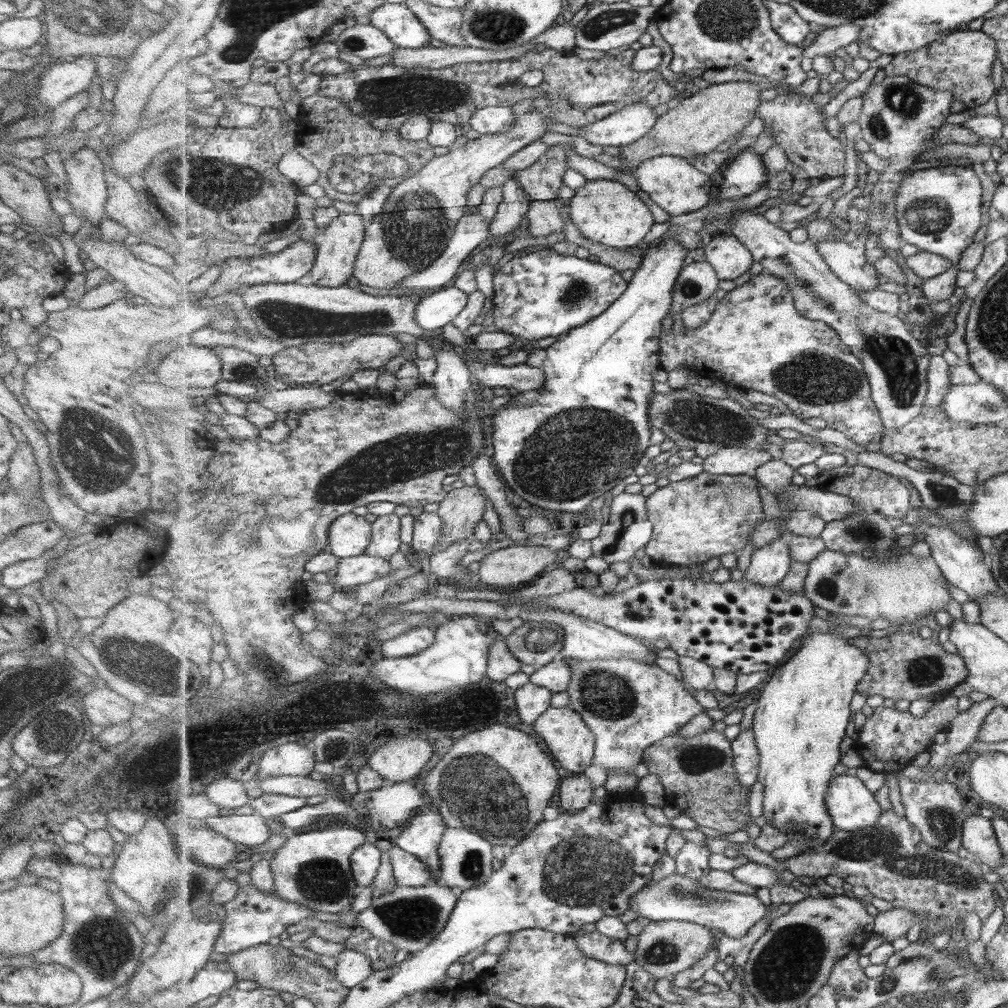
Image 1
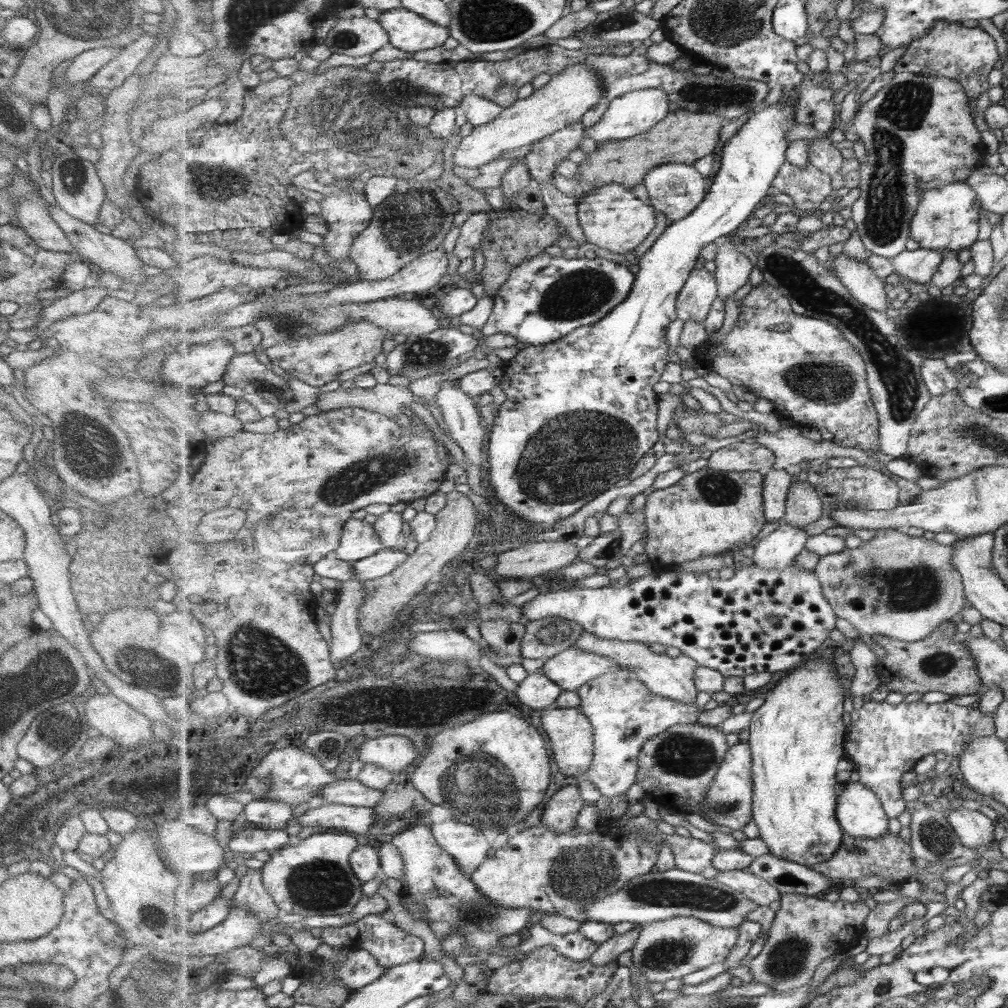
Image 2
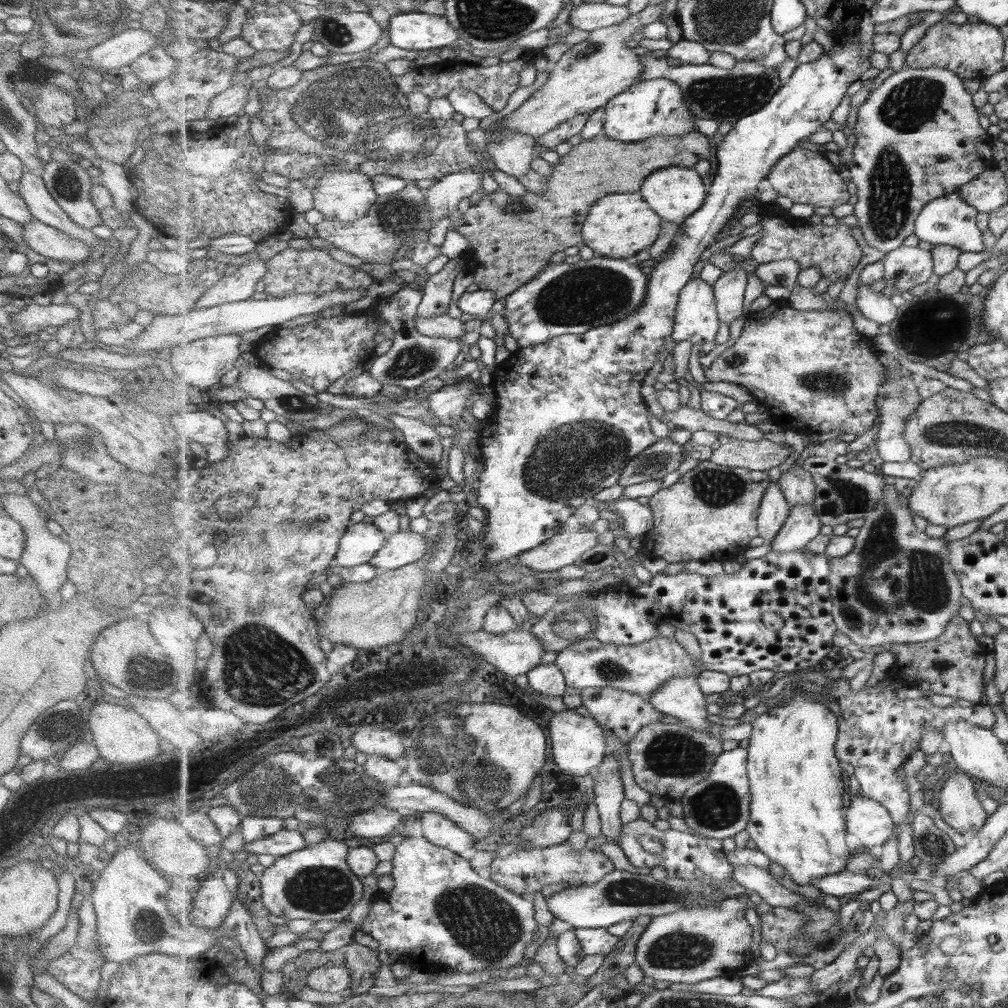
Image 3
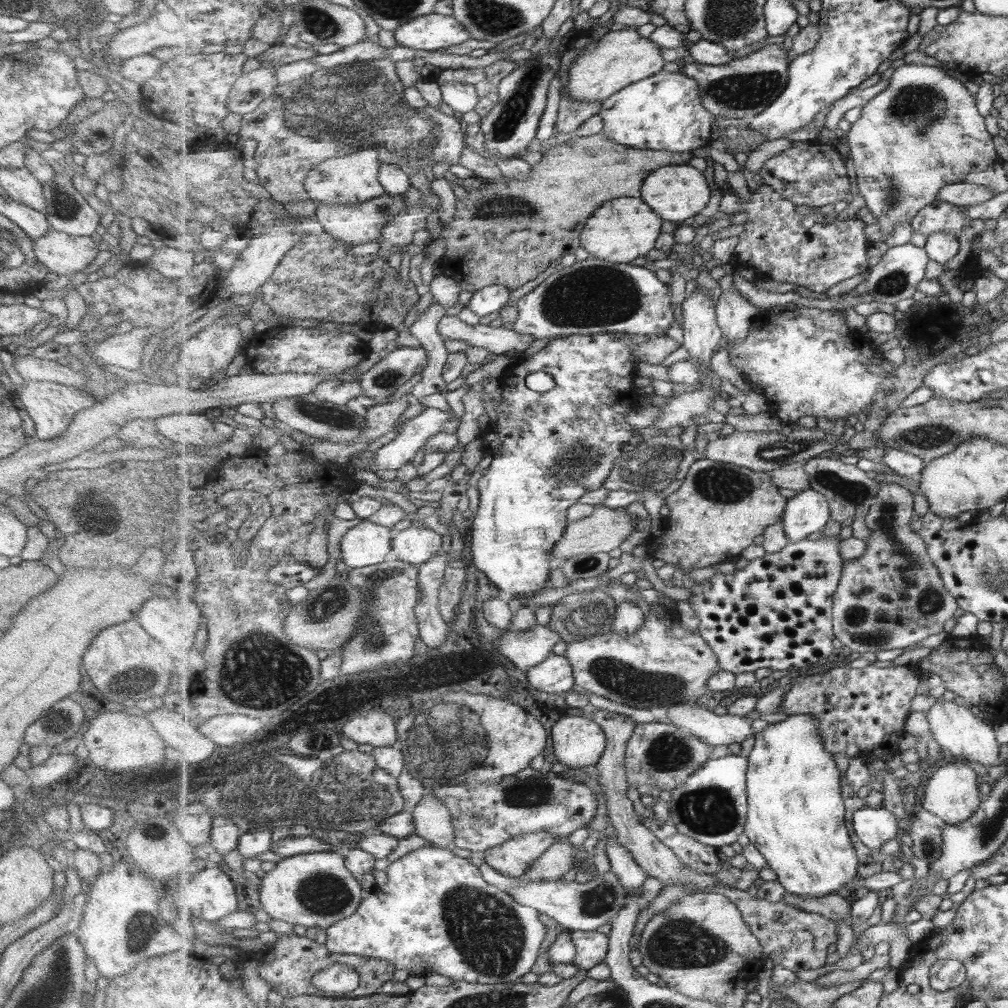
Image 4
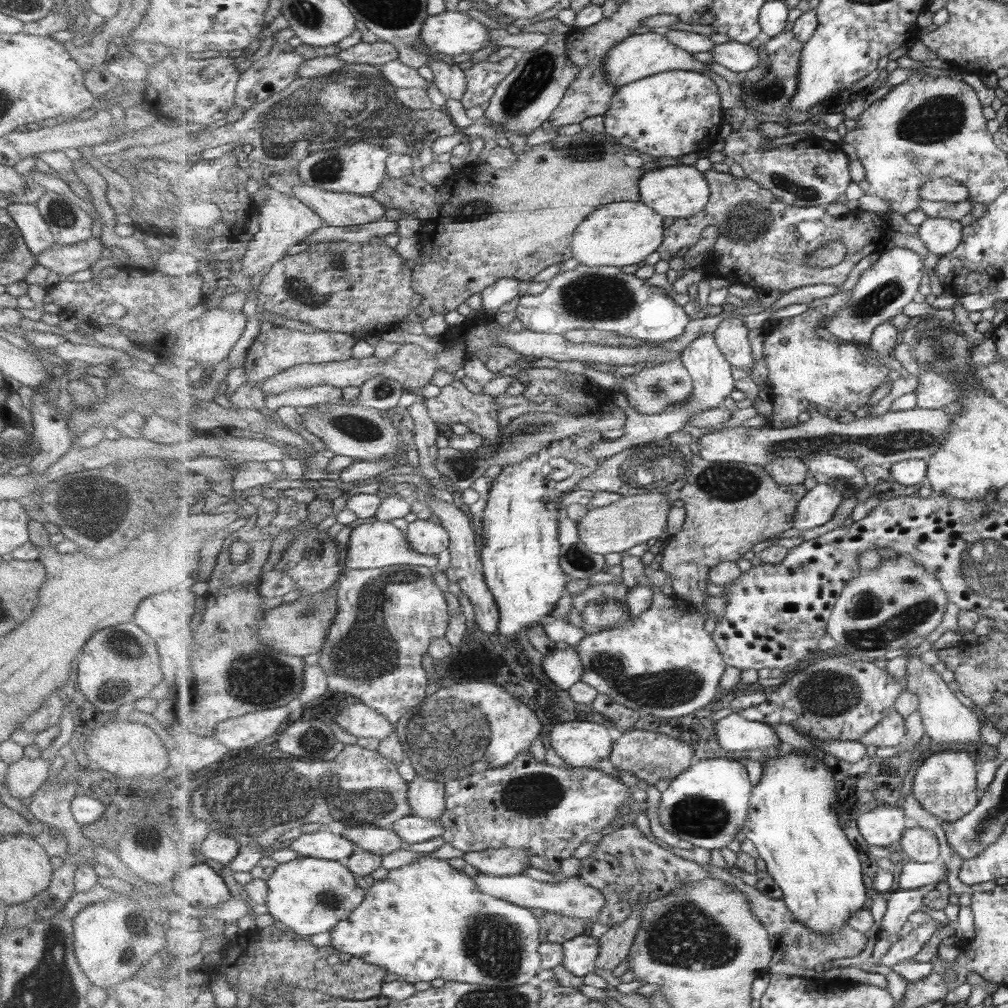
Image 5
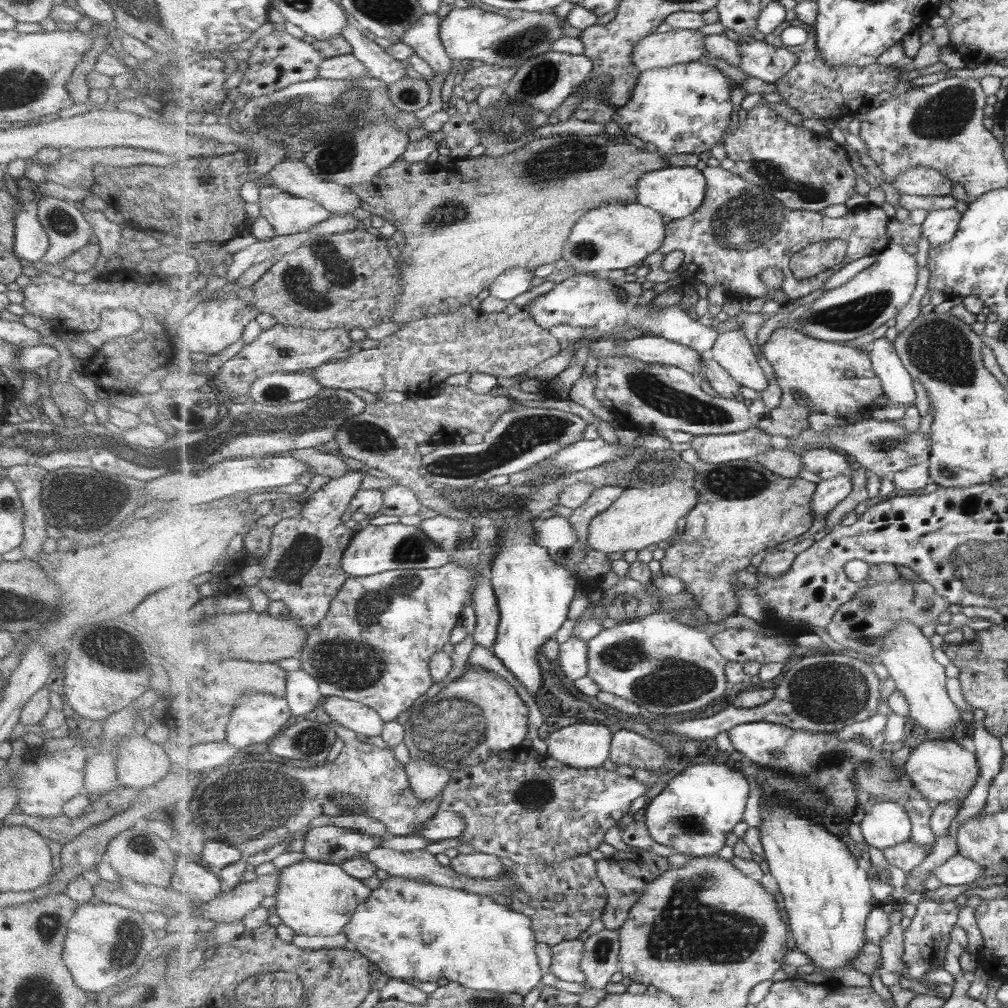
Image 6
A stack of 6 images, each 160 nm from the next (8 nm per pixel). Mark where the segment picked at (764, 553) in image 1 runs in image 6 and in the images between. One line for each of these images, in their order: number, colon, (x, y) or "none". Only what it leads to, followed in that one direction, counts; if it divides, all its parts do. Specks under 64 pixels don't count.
2: (779, 550)
3: (803, 526)
4: (809, 511)
5: (818, 507)
6: (830, 493)

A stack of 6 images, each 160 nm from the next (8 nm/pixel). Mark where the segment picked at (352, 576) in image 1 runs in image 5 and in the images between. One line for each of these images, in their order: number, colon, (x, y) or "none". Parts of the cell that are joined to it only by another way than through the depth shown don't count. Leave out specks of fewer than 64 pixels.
2: (387, 561)
3: (401, 549)
4: (415, 545)
5: (426, 538)

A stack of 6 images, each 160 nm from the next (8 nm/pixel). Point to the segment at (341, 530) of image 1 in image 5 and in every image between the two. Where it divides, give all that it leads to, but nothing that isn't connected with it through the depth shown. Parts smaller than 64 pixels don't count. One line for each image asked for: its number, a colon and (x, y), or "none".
2: (359, 539)
3: (362, 542)
4: (366, 544)
5: (380, 544)

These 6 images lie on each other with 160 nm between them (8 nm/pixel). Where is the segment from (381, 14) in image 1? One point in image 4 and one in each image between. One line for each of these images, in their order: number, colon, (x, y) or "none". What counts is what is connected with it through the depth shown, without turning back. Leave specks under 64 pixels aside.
2: (410, 32)
3: (417, 31)
4: (432, 32)

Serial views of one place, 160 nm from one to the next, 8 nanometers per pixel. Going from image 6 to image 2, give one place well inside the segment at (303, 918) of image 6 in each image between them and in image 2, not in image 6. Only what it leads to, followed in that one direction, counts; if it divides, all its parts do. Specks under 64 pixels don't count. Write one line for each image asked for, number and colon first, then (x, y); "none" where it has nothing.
2: (314, 876)
3: (315, 883)
4: (317, 889)
5: (311, 896)

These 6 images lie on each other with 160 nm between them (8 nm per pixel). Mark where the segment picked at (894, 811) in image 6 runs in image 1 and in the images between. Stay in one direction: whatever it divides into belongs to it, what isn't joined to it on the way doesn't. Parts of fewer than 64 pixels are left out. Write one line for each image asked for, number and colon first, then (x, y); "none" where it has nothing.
1: (852, 805)
2: (861, 813)
3: (869, 820)
4: (875, 826)
5: (883, 825)

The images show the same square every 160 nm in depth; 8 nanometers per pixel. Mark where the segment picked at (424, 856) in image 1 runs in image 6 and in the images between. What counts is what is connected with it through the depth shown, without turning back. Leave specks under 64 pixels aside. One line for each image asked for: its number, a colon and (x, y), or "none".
2: (433, 877)
3: (442, 915)
4: (436, 914)
5: (425, 920)
6: (409, 928)

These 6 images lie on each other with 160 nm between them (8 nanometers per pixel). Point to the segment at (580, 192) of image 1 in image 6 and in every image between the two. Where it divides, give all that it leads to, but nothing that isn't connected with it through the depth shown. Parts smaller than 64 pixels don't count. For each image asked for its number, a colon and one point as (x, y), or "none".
2: (612, 217)
3: (619, 225)
4: (623, 229)
5: (623, 233)
6: (617, 236)

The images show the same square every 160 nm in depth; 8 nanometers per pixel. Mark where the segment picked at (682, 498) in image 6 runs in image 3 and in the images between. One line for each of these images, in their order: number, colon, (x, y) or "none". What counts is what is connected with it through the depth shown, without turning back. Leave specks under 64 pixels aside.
3: (564, 549)
4: (607, 528)
5: (634, 520)

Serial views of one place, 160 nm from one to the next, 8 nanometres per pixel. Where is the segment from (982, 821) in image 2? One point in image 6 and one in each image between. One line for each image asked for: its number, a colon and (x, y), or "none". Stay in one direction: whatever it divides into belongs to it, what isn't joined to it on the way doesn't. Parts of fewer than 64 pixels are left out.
3: (960, 808)
4: (952, 793)
5: (946, 784)
6: (942, 771)

